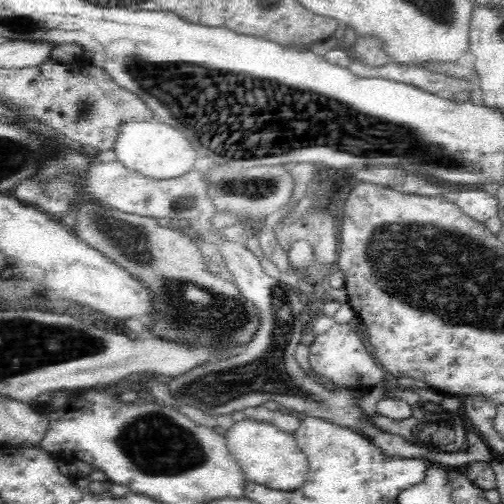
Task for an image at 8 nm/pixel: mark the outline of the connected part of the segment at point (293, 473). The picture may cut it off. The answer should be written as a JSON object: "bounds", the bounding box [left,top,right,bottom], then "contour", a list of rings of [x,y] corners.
{"bounds":[224,418,309,491],"contour":[[[246,418],[235,422],[224,433],[230,455],[243,470],[246,481],[254,481],[274,490],[292,491],[309,477],[307,457],[300,451],[291,433],[261,420]]]}

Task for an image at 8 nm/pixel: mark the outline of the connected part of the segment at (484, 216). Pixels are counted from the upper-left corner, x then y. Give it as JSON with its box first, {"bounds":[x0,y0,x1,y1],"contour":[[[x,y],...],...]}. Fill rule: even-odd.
{"bounds":[456,189,497,223],"contour":[[[479,189],[458,192],[456,203],[464,214],[471,216],[479,223],[484,223],[497,214],[496,197]]]}

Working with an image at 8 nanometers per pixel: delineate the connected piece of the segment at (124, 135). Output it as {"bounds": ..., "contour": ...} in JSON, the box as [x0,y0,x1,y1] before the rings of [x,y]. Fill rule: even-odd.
{"bounds":[112,119,201,179],"contour":[[[157,119],[123,124],[112,149],[124,167],[149,179],[176,178],[201,162],[192,145],[188,144],[188,140],[178,130]]]}

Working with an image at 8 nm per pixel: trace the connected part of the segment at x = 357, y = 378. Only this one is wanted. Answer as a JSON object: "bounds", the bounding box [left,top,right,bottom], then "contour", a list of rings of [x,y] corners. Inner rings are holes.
{"bounds":[309,322,385,391],"contour":[[[352,322],[348,324],[335,323],[328,332],[317,336],[309,348],[309,363],[318,374],[328,377],[339,387],[365,391],[379,384],[385,378],[384,370],[376,365],[374,358],[366,352],[362,343],[363,336],[358,333]]]}

